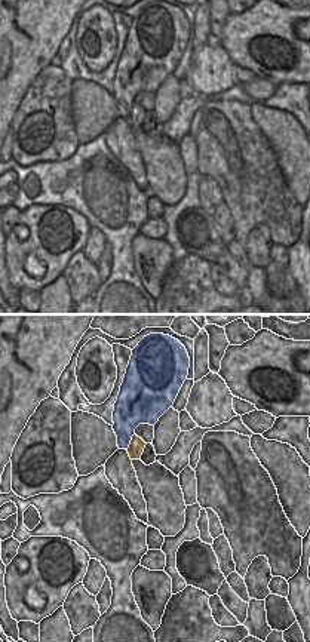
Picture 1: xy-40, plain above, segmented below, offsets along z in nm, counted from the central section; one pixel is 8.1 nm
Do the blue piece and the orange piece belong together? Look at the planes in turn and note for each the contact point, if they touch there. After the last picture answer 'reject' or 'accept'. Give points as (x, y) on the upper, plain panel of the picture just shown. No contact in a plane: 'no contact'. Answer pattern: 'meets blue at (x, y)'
meets blue at (129, 110)

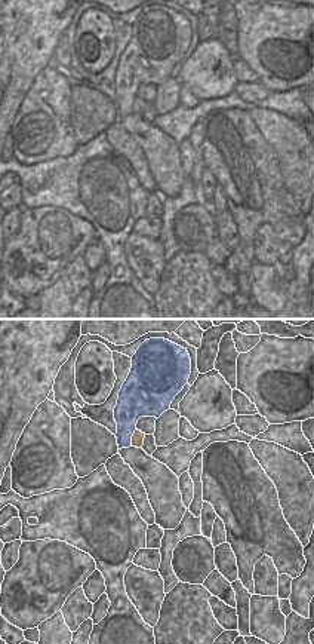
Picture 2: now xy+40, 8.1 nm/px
meets blue at (131, 106)

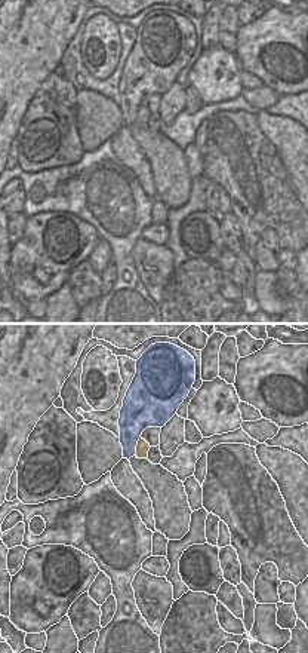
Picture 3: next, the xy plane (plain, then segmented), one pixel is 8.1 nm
meets blue at (135, 113)

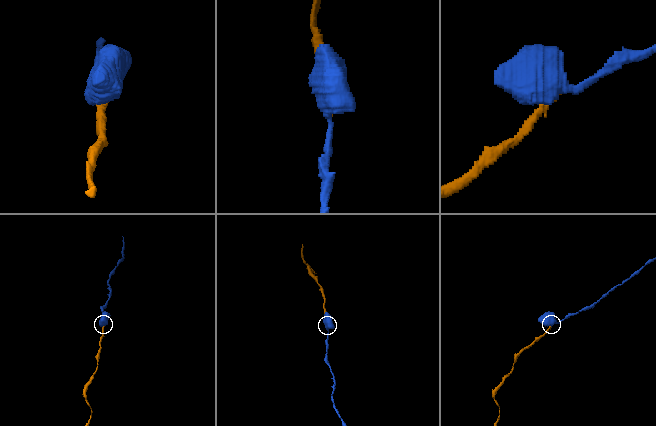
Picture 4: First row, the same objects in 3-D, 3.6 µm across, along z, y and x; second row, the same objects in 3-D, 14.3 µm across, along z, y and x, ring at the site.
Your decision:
accept

